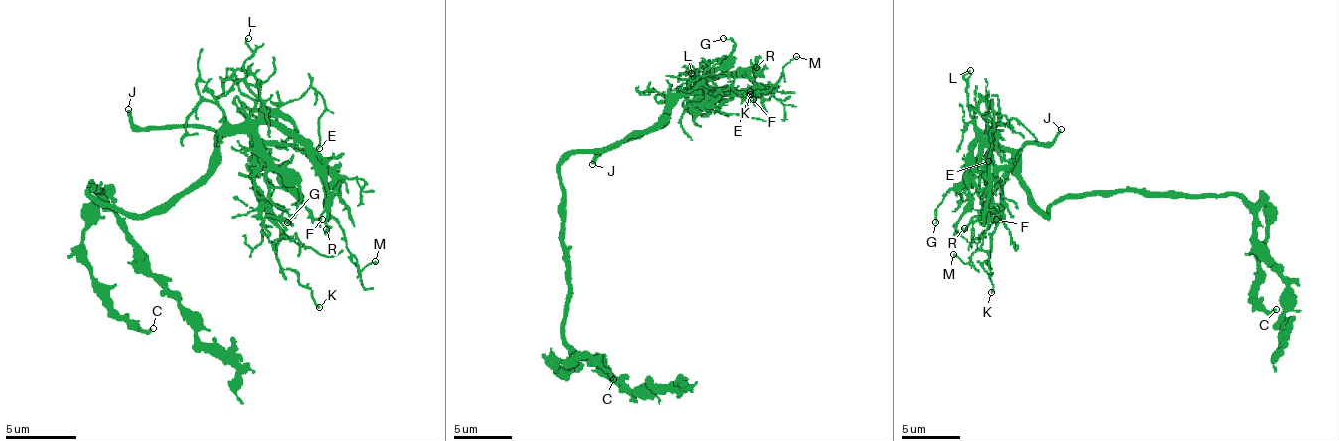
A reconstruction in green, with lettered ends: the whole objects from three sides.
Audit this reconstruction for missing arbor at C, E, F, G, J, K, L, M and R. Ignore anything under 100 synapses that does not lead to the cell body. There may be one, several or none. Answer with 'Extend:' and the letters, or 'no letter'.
Extend: J

